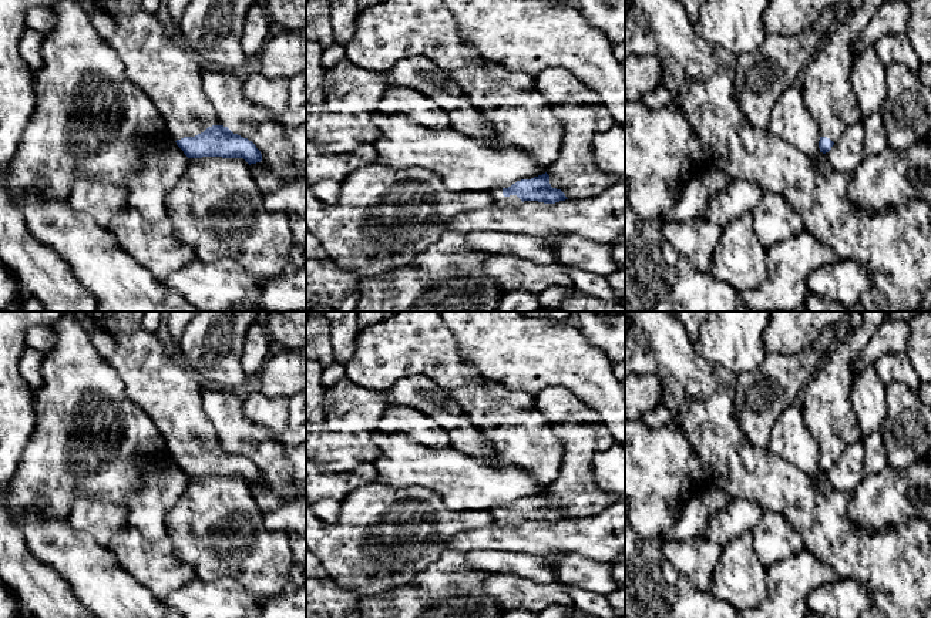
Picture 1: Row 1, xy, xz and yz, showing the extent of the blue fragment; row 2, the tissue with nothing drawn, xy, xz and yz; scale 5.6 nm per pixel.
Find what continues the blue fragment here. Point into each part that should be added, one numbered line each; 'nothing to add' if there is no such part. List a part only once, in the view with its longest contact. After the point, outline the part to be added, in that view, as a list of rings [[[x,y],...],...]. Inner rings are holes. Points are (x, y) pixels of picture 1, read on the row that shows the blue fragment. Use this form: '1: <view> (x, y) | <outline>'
1: xy (168, 73) | [[[78,0],[98,34],[118,53],[125,74],[142,90],[162,115],[177,141],[195,137],[208,127],[222,125],[202,87],[202,64],[186,48],[167,37],[159,19],[142,7],[142,0]]]

